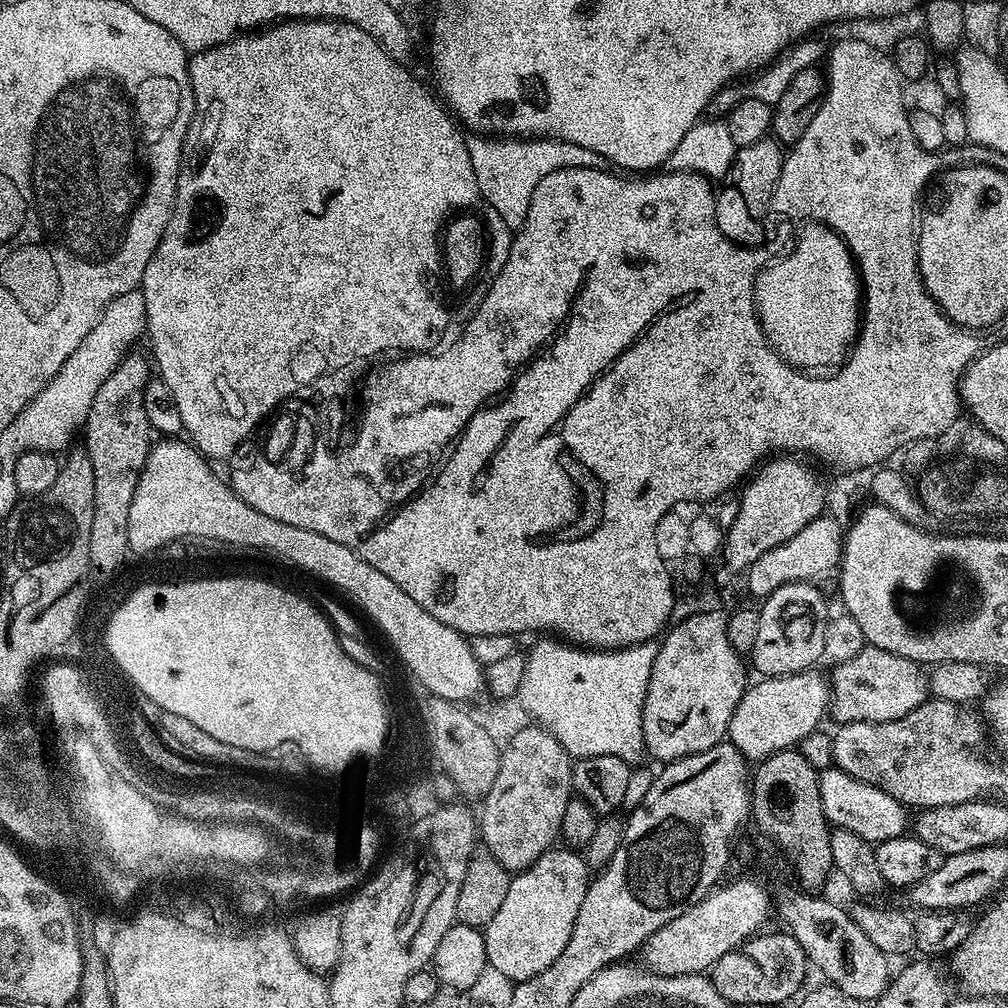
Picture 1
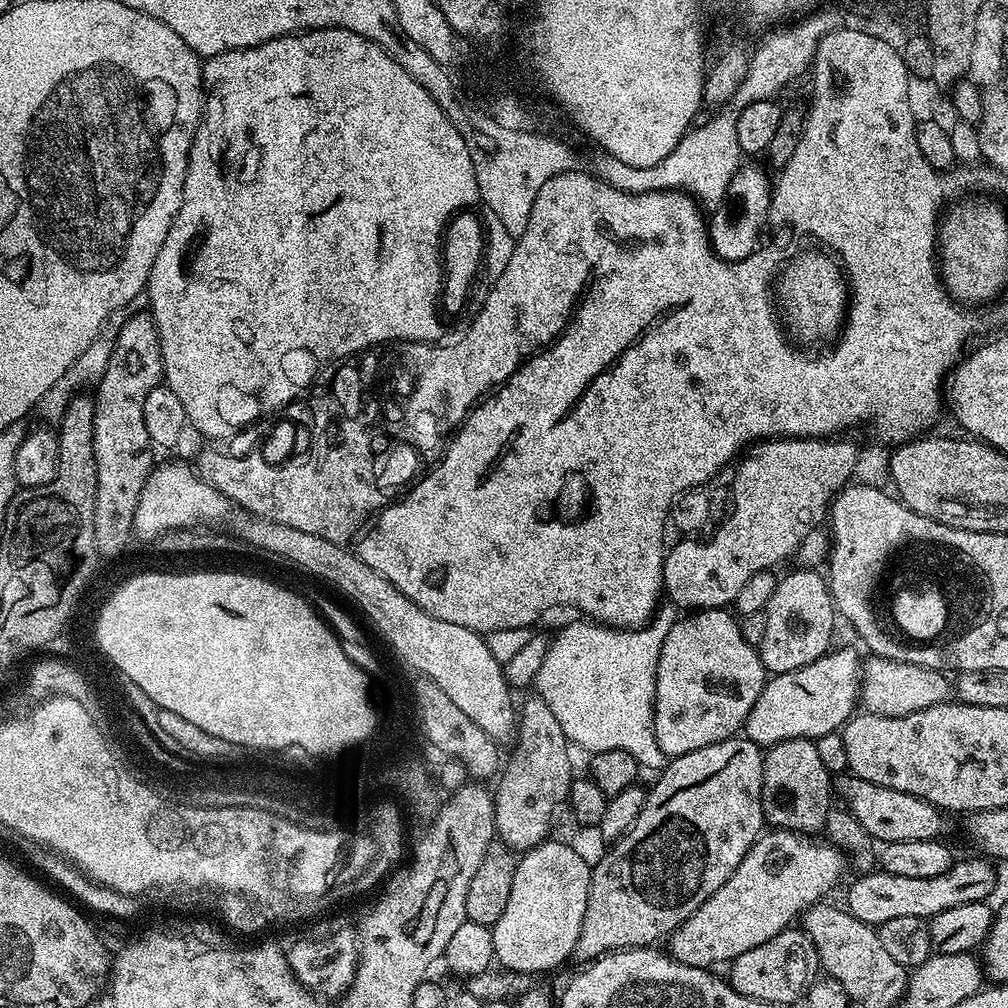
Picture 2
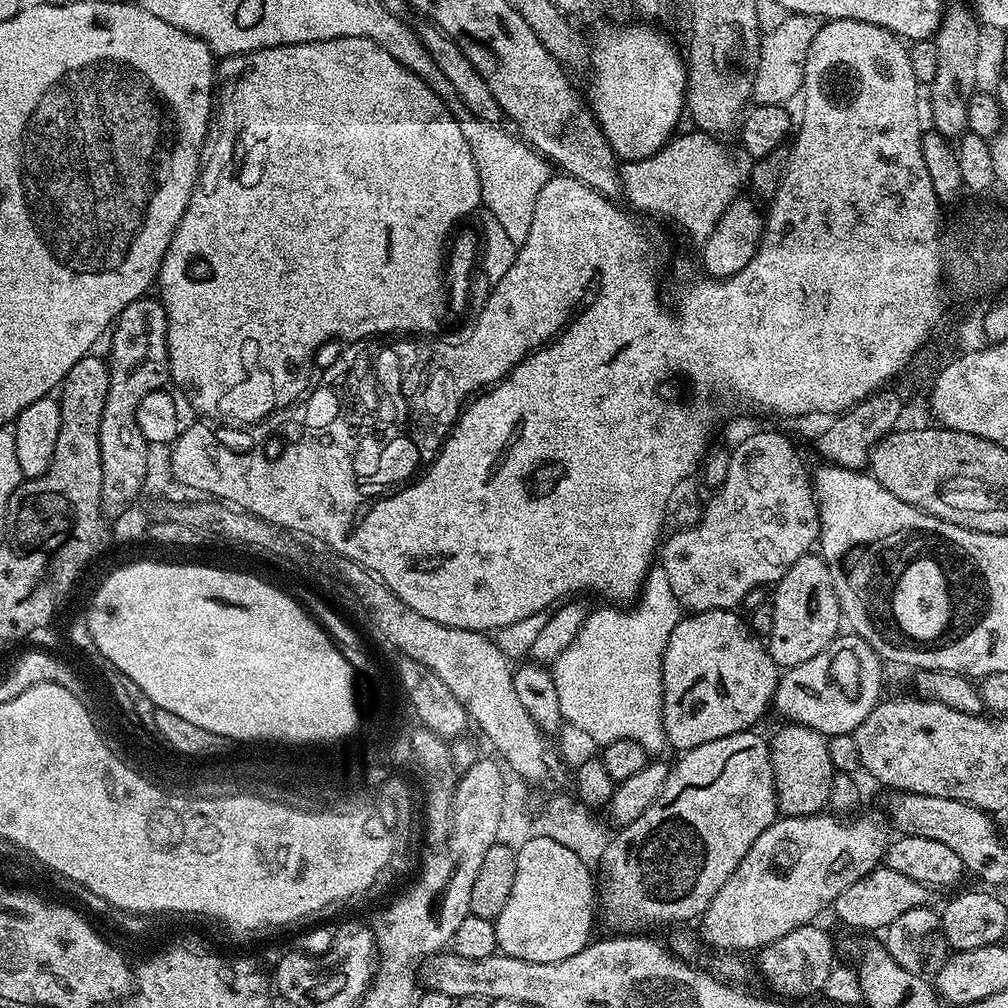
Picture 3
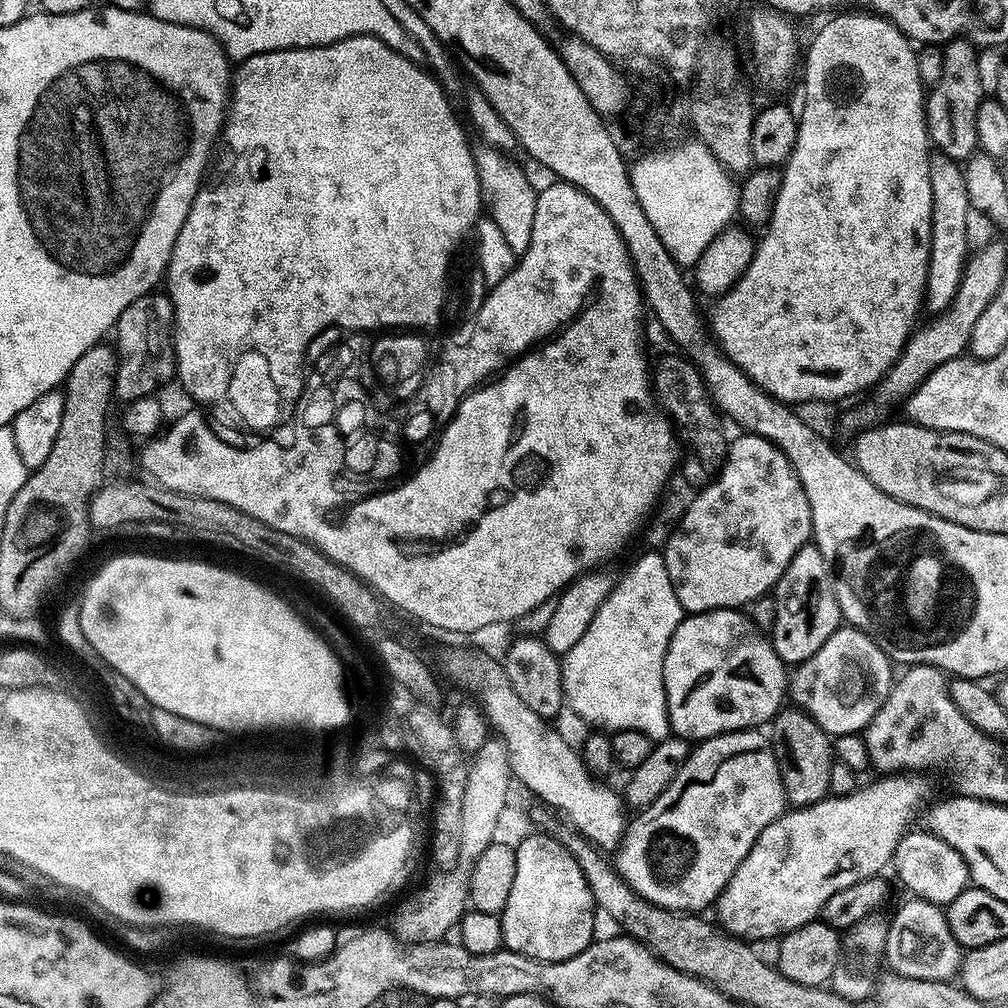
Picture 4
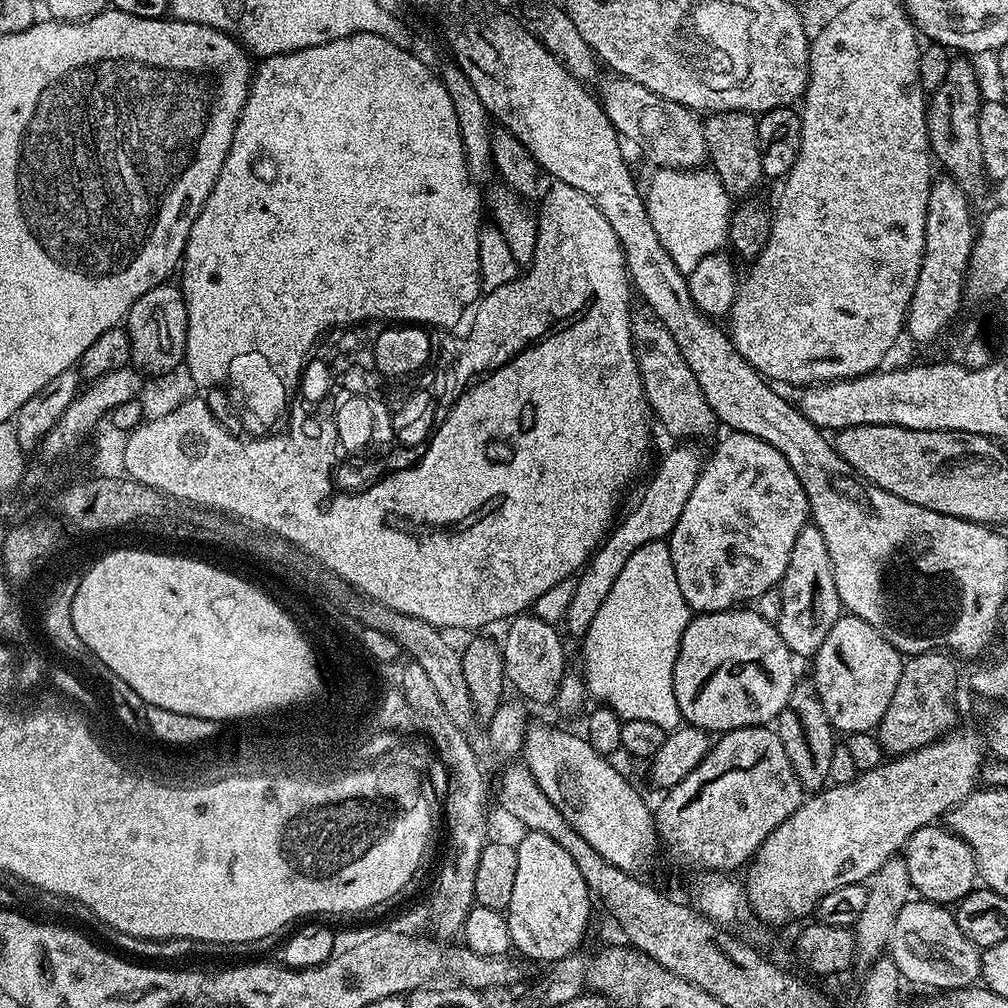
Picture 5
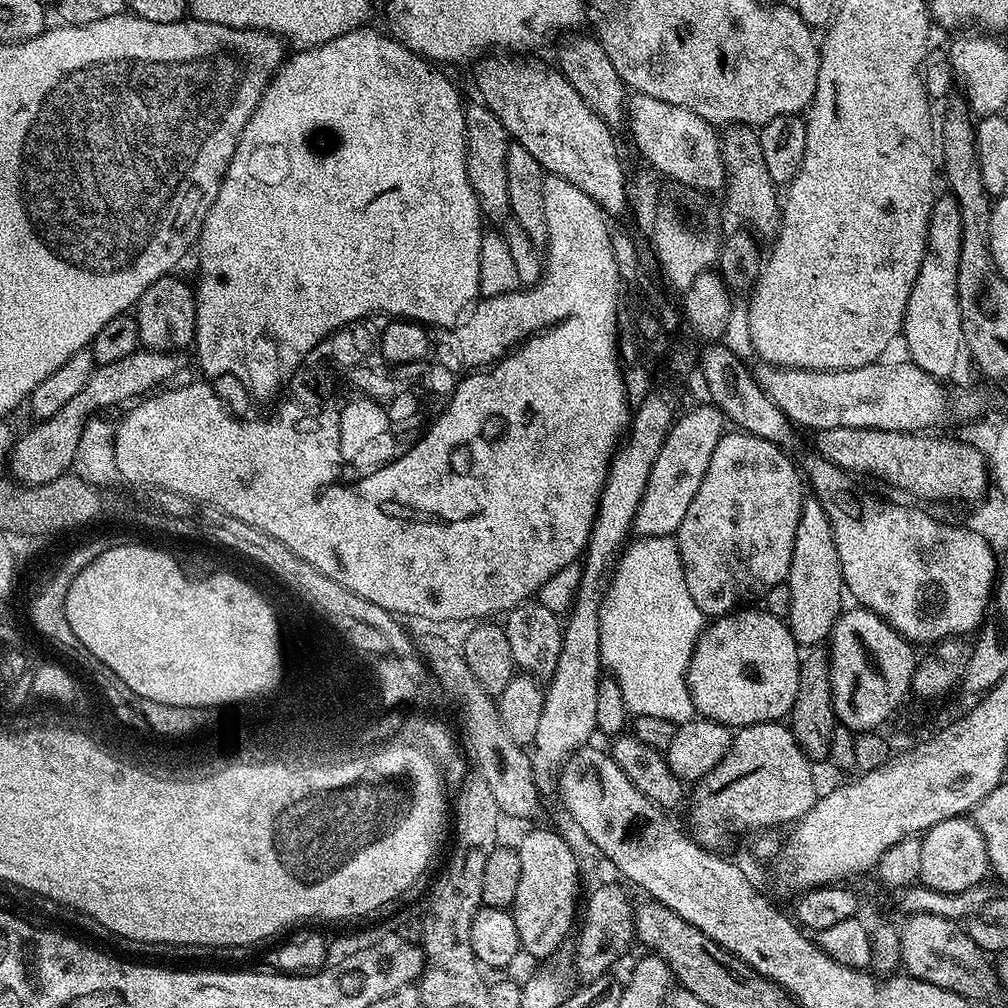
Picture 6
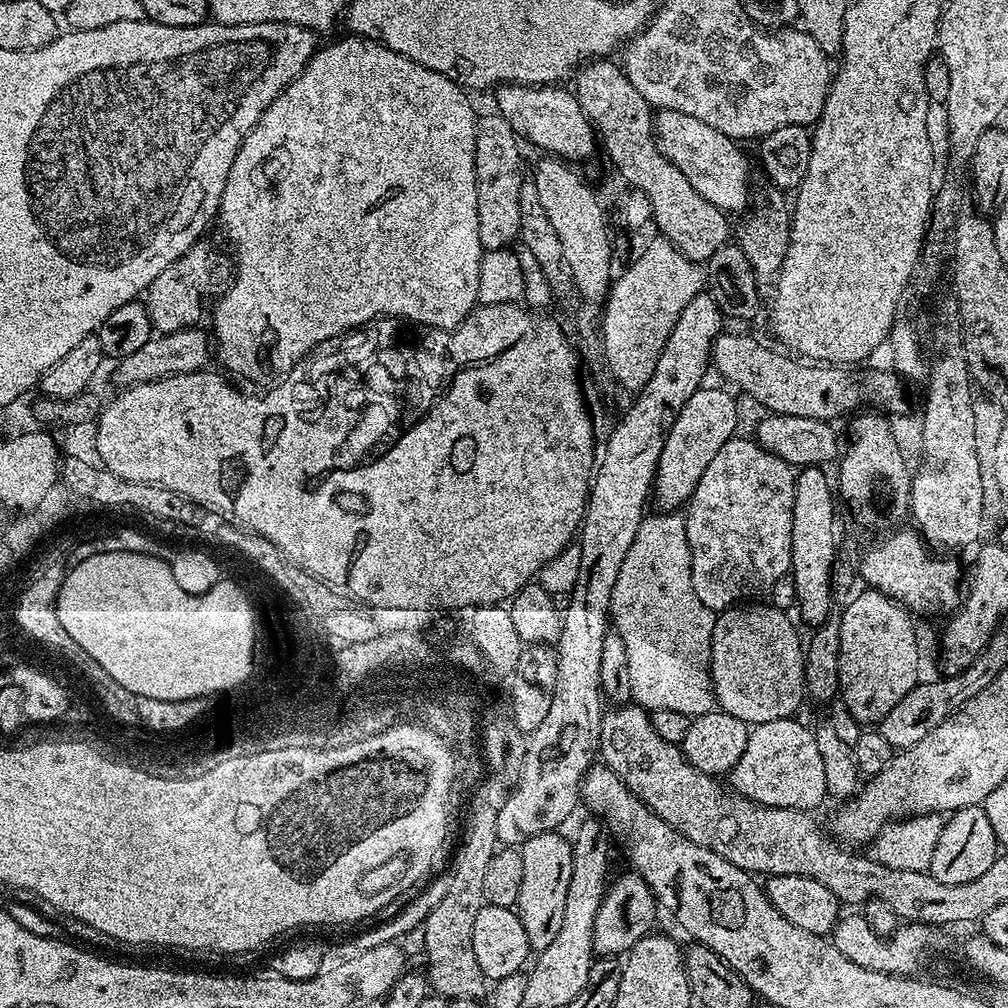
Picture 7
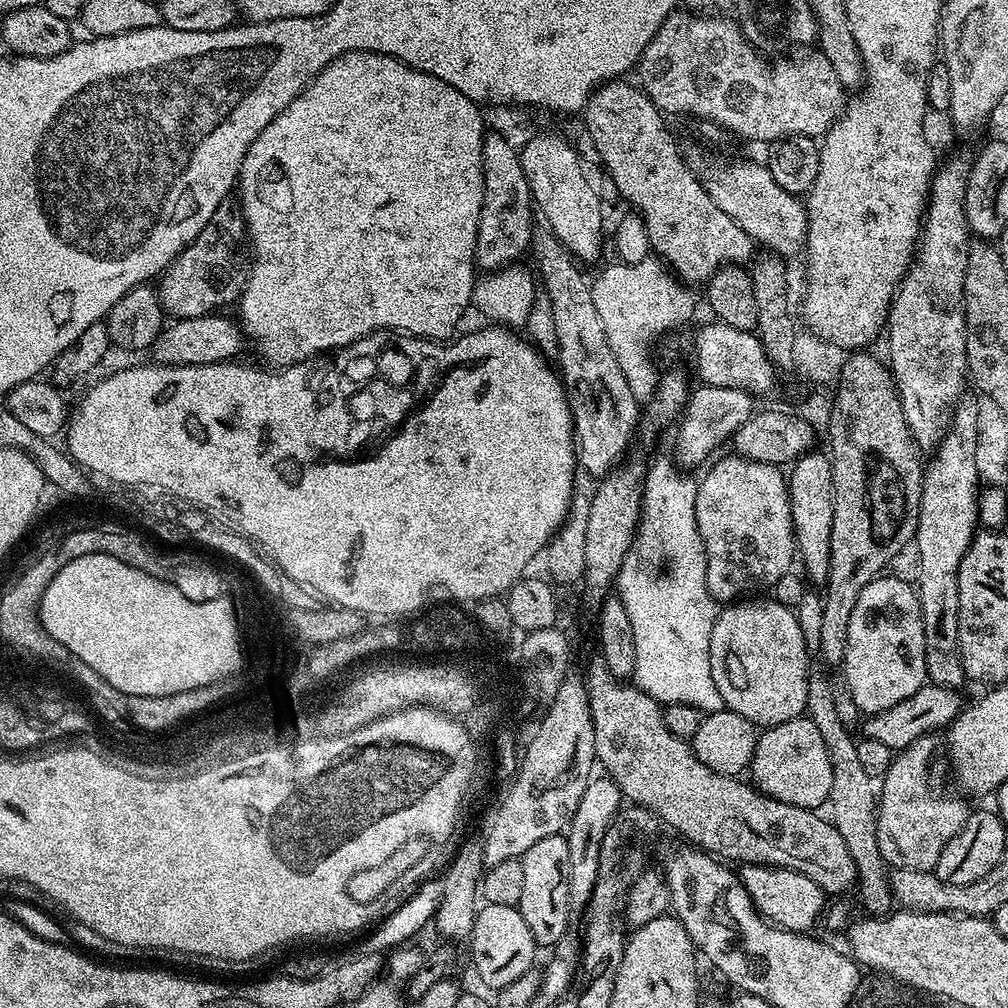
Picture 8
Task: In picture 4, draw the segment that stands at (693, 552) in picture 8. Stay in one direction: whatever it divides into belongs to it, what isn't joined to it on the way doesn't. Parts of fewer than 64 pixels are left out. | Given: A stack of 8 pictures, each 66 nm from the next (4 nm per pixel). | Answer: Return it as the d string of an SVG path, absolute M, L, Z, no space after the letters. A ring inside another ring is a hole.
M659 551L644 552L617 579L616 587L602 602L598 614L594 614L594 622L590 622L590 630L582 634L578 646L574 650L563 653L560 661L562 670L562 686L564 702L576 716L581 716L588 724L596 724L597 729L609 733L622 730L642 730L654 742L665 740L670 736L672 727L668 717L666 702L666 686L664 685L664 663L666 652L670 646L670 638L674 638L674 630L685 618L684 608L678 602L678 594L674 594L674 582L670 582L670 574L666 574L666 562Z

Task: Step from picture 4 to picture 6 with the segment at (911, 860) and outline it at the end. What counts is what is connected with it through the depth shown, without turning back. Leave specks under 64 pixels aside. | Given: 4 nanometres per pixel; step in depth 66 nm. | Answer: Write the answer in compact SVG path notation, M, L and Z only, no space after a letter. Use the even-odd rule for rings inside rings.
M967 815L946 818L942 822L930 826L927 832L919 837L919 841L922 858L918 880L928 888L943 892L961 892L981 883L985 879L983 876L989 875L990 865L986 854L986 842L978 830L975 819L969 818Z

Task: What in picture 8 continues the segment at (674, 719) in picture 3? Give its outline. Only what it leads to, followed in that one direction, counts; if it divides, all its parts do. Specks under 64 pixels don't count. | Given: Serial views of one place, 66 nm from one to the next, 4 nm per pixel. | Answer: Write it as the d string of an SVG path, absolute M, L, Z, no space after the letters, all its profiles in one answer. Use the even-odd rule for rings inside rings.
M764 598L741 599L717 615L710 638L710 666L725 709L737 712L752 725L766 729L805 715L810 653L808 644L802 638L795 611L782 606L777 600L760 599Z

